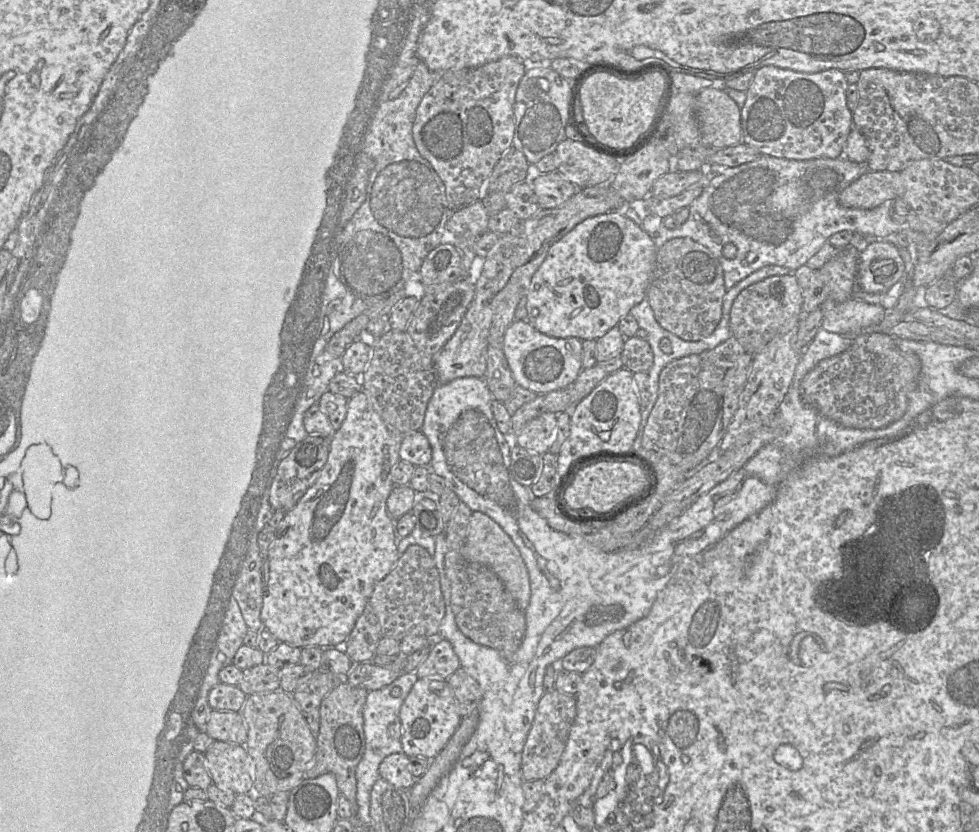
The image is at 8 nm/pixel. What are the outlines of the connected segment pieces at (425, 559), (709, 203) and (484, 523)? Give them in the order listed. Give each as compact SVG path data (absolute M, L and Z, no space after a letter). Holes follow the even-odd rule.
M417 544L410 545L400 555L395 568L375 585L369 597L369 605L379 620L381 637L391 637L398 641L406 636L439 638L445 604L433 557L425 548Z
M762 155L755 161L733 168L723 168L716 175L710 175L708 185L702 194L689 206L688 219L676 229L666 228L663 218L654 214L649 214L642 220L642 229L652 239L656 248L679 237L689 237L707 247L722 266L726 290L765 266L776 265L795 272L805 265L833 234L840 231L851 231L855 236L865 236L870 239L885 239L891 234L904 231L910 241L915 241L919 251L925 249L936 236L926 236L895 222L891 216L890 202L884 202L870 210L846 208L840 205L840 192L867 172L866 164L852 162L846 157L789 160ZM727 243L732 243L737 248L737 256L734 259L728 259L723 255L723 247Z
M473 511L468 524L466 539L460 549L460 553L466 560L477 562L491 568L501 579L518 607L522 611L526 610L530 601L528 571L518 548L499 524L485 513Z

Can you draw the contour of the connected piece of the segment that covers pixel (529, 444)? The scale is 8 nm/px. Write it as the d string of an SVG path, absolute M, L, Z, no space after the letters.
M544 413L529 421L516 434L516 444L539 455L548 452L556 431L556 416L555 413Z

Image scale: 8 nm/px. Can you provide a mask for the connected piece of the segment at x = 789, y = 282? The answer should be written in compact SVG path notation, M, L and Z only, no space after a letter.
M794 274L771 276L754 283L735 298L730 310L730 329L743 348L754 355L774 338L798 325L802 315L803 297Z

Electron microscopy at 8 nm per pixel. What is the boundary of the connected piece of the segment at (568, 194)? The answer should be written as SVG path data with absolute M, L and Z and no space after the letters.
M557 171L539 175L531 186L540 209L555 208L570 199L578 190Z

